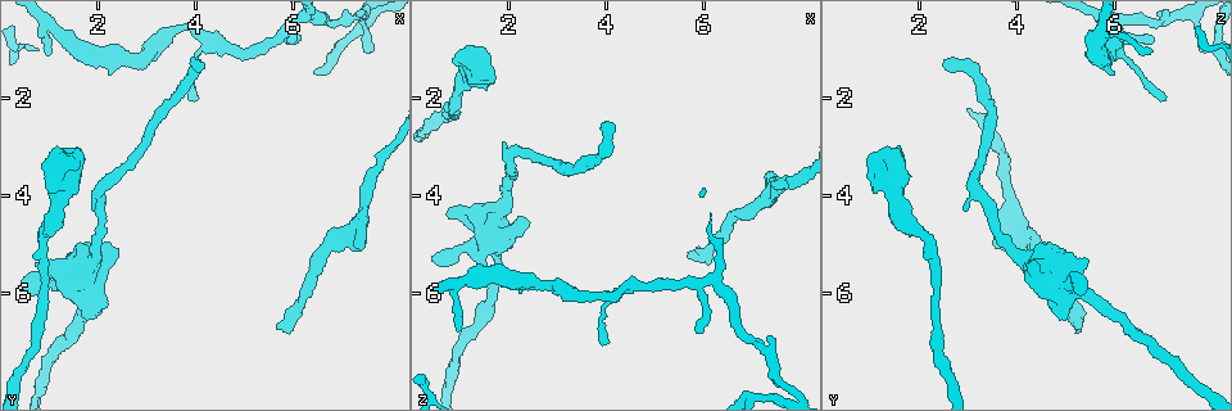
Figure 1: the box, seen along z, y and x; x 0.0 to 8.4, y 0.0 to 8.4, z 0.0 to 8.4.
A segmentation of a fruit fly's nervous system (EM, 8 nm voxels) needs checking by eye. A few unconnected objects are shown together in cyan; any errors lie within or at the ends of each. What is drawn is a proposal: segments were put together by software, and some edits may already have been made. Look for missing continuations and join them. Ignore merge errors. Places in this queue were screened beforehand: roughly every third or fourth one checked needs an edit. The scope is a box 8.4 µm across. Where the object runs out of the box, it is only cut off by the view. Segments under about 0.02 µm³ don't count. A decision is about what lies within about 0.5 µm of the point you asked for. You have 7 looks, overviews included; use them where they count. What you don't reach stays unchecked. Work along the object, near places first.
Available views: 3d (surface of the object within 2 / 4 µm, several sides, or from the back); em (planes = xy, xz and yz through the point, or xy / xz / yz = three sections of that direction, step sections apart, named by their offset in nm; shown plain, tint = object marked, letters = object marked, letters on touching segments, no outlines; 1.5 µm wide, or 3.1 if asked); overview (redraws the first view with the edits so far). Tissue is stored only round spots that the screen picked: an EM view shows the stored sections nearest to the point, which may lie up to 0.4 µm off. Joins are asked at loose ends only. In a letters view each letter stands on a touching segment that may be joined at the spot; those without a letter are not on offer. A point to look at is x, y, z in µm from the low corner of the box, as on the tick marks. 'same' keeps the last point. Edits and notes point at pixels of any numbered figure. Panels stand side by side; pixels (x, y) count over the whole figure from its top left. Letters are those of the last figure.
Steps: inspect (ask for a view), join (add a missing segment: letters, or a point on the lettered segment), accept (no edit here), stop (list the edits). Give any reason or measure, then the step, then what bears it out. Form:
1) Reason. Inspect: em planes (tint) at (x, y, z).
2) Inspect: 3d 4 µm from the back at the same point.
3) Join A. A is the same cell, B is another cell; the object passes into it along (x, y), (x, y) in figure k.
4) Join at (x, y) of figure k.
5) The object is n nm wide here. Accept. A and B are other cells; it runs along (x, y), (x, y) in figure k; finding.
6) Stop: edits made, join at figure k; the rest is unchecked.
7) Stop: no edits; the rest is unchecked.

Branch stops here. Inspect: 3d 4 µm at (7.25, 5.05, 3.55).

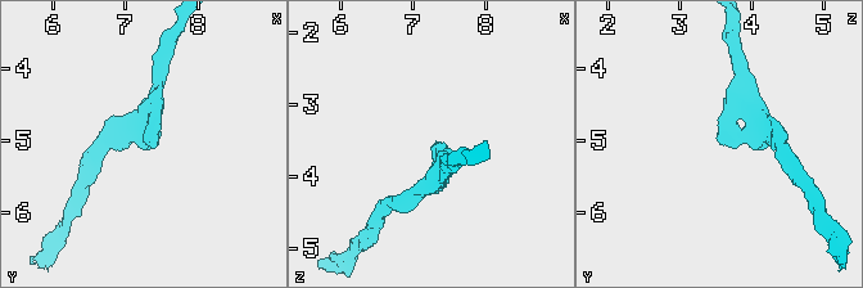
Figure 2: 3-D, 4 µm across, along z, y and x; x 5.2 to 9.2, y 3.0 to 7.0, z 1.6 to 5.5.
Inspect: em xy step 4 (letters) at (7.25, 5.05, 3.60).

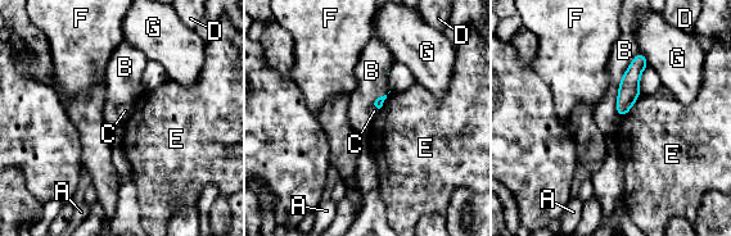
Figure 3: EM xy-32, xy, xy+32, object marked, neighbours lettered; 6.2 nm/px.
Inspect: em planes (letters) at the same point.

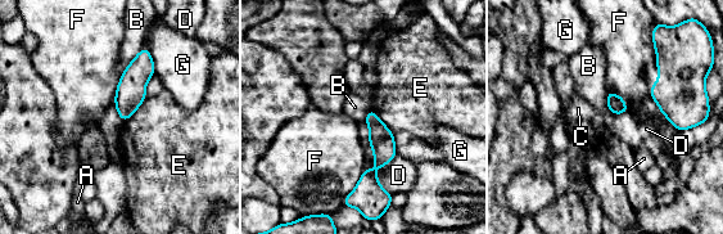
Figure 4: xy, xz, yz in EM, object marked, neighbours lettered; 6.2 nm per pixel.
Accept. A, B, C, D, E, F and G are other cells; it runs along (370, 113), (380, 166), (357, 194) in figure 4; none of them fits.

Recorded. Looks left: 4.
Free end. Inspect: em planes (letters) at (4.05, 1.30, 2.50).

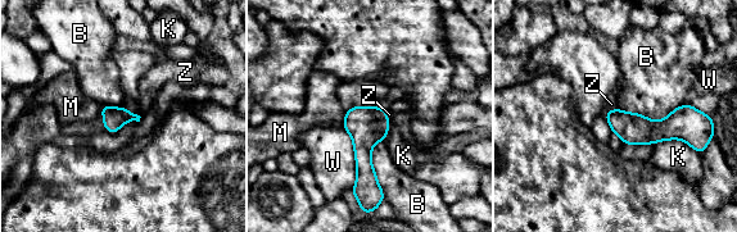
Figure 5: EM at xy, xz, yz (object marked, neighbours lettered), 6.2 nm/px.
The object is 140 nm wide here. Join Z. Z is the same cell, B, K, M and W are other cells; the object passes into it along (114, 118), (132, 113), (149, 86) in figure 5; the neuron continues.

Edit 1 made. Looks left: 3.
Stop: edits made, join at figure 5; the rest is unchecked.

